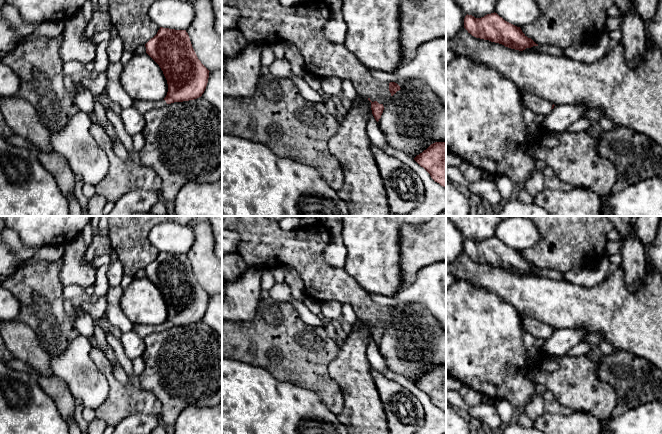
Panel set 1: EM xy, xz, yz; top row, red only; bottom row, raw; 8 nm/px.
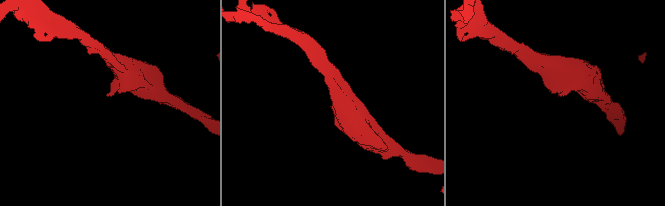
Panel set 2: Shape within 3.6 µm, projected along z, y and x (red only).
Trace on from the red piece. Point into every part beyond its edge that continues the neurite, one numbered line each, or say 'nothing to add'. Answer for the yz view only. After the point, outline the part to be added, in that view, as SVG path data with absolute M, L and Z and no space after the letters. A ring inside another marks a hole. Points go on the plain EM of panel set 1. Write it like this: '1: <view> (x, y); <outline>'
1: yz (540, 331); M520 316L521 330L531 334L536 340L545 340L551 336L552 327L529 316Z

